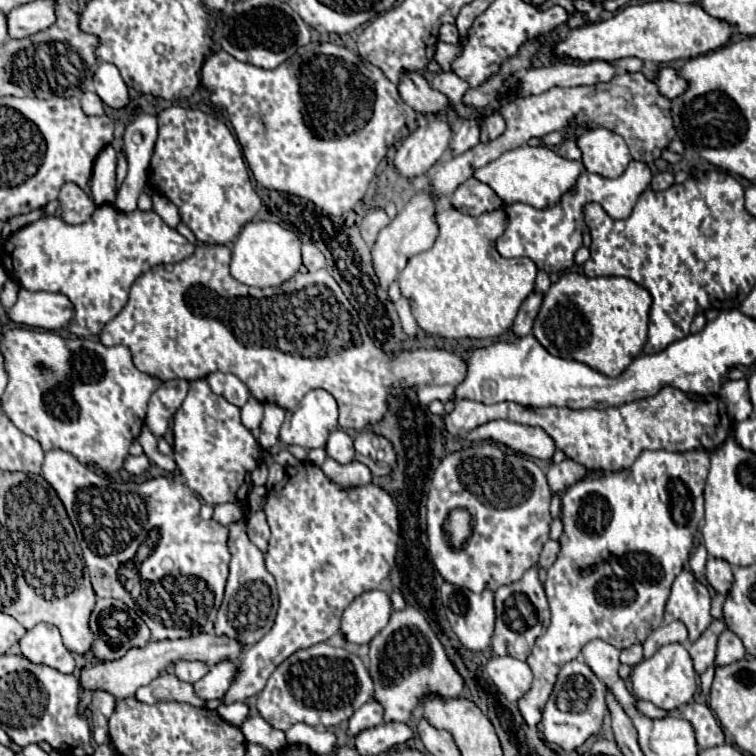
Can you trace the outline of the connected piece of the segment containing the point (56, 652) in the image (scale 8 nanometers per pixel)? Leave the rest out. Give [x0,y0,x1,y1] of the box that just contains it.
[19,624,75,674]

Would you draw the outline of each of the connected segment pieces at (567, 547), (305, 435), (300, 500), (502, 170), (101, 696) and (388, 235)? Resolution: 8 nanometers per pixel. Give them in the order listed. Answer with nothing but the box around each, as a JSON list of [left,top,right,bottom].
[[519,450,709,726],[281,390,337,448],[223,462,399,702],[475,146,583,208],[91,692,115,744],[371,192,437,290]]

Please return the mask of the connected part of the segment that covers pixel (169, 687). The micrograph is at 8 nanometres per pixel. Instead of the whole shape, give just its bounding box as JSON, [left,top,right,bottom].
[137,674,205,708]

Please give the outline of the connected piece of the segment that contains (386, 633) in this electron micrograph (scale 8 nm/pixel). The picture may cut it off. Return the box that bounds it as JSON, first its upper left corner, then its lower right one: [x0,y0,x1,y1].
[367,606,463,722]

